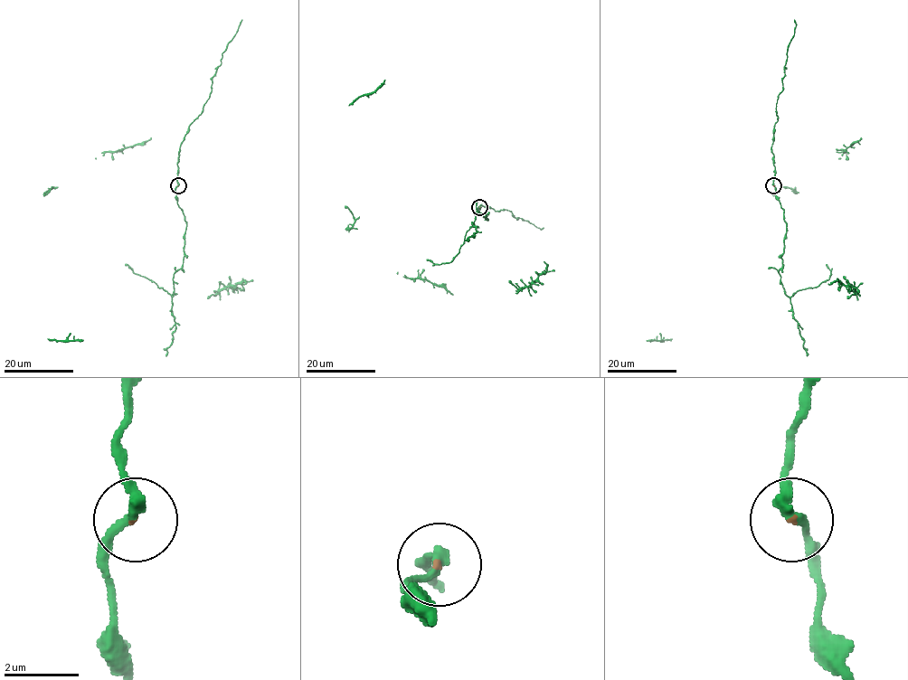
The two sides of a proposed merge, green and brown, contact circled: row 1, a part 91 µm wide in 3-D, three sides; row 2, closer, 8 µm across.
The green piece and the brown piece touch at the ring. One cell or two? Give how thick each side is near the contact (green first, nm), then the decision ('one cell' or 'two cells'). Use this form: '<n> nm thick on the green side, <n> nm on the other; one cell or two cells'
240 nm thick on the green side, 60 nm on the other; one cell

